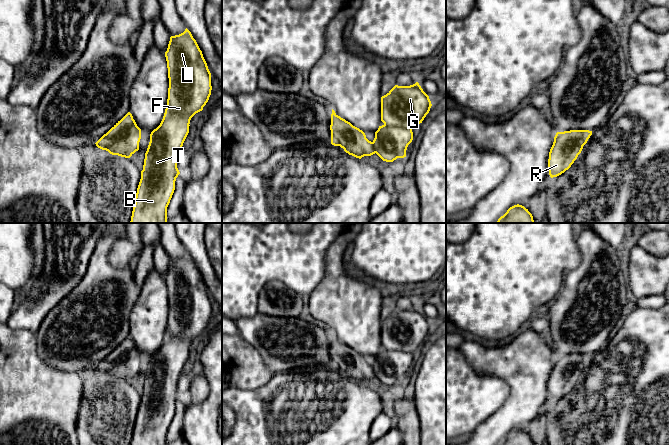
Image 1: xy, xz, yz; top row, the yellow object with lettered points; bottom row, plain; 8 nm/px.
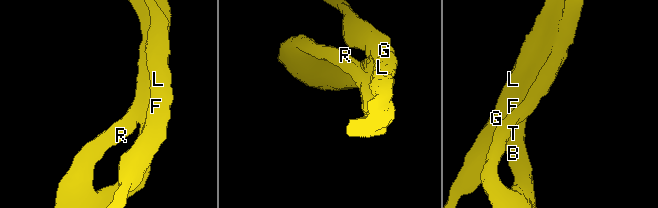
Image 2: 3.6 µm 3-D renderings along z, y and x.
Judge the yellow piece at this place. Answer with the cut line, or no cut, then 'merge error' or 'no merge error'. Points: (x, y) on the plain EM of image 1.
no cut; no merge error

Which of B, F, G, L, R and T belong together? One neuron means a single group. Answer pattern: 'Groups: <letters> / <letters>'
Groups: B F G L R T

